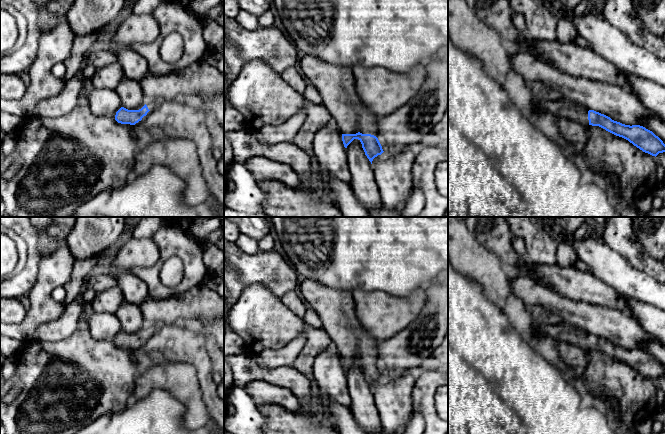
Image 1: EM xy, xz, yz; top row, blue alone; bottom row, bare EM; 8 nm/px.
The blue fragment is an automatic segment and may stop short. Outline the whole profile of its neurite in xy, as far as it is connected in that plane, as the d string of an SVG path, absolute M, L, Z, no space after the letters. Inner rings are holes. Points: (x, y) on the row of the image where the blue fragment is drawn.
M146 102L146 104L139 110L128 110L121 107L115 115L115 120L121 124L135 125L142 120L147 113L155 108L156 104Z

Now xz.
M305 55L299 61L299 70L305 79L311 82L322 96L322 105L328 110L342 133L344 147L358 139L365 155L372 161L384 151L376 135L378 117L370 111L357 95L355 77L352 68L348 66L333 65L311 55Z

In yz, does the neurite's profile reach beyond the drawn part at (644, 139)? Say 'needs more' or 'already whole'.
needs more

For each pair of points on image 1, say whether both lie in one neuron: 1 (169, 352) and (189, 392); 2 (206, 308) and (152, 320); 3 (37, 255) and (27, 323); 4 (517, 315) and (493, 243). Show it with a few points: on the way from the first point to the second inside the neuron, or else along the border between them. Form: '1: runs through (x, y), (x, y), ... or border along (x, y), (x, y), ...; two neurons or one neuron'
1: border along (157, 367), (169, 363), (189, 363), (196, 374); two neurons
2: runs through (193, 308), (165, 311); one neuron
3: border along (38, 264), (37, 280), (27, 293); two neurons
4: border along (479, 243), (503, 263); two neurons

